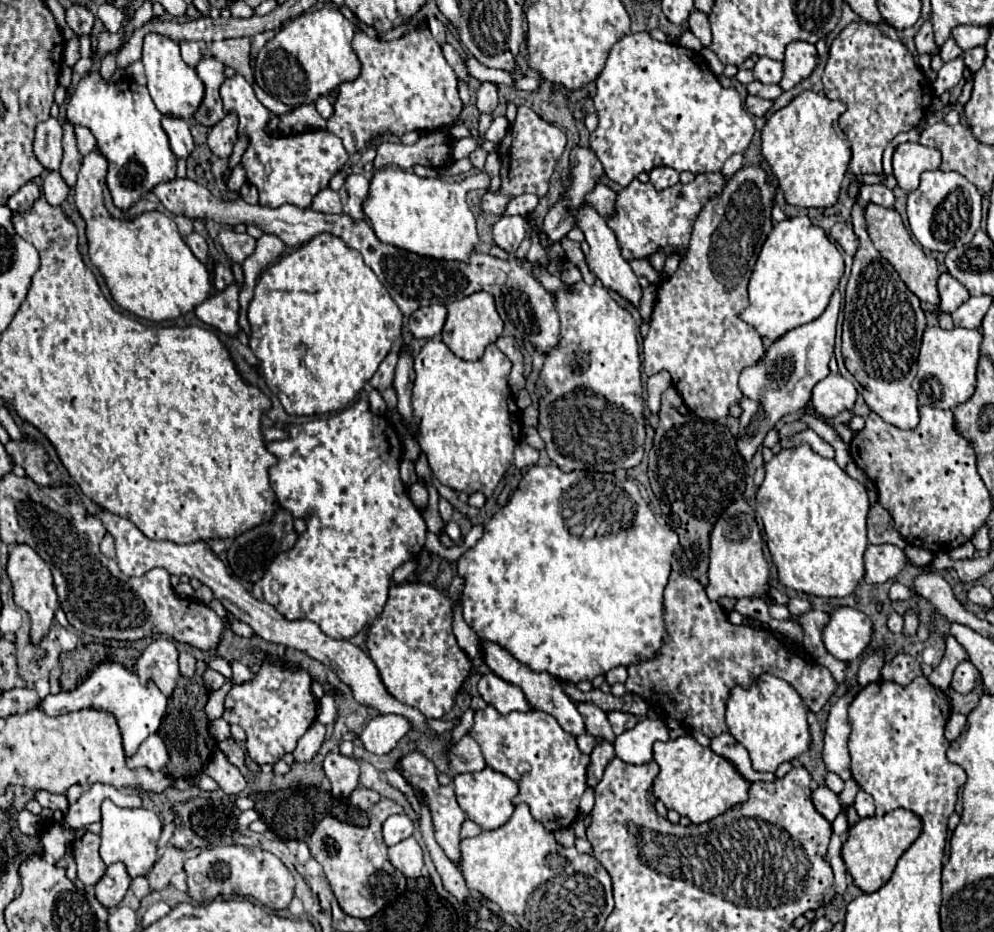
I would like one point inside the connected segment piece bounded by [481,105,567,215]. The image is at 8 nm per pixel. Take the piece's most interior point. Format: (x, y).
(529, 152)

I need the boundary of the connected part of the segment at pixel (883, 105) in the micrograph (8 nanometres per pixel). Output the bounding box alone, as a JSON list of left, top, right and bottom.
[823,23,933,173]

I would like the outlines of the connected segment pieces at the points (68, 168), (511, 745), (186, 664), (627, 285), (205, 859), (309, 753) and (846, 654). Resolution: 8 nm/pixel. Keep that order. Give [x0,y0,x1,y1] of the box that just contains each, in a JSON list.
[[59,121,83,187],[469,705,589,831],[179,653,195,679],[575,205,643,307],[185,845,295,909],[293,721,325,761],[823,607,873,661]]

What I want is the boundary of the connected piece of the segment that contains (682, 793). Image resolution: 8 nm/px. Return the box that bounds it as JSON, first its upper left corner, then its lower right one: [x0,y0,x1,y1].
[653,735,749,825]

